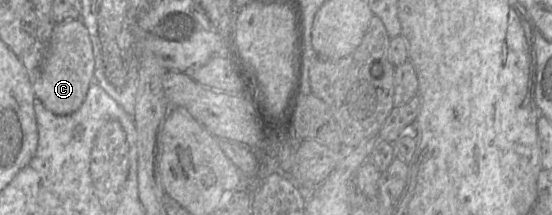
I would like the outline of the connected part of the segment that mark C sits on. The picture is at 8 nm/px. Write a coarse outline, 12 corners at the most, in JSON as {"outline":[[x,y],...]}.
{"outline":[[56,23],[35,96],[69,115],[94,83],[90,34]]}

